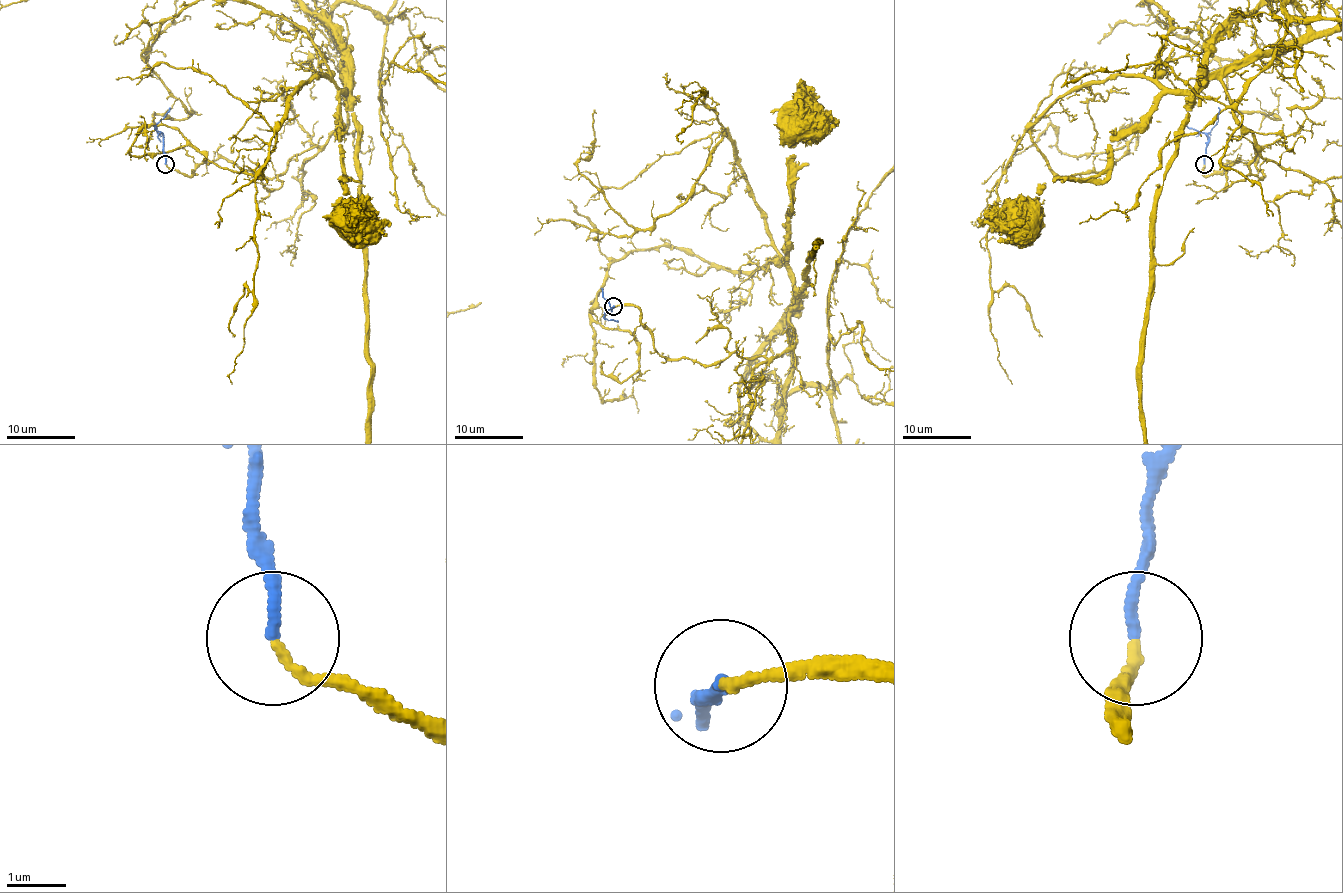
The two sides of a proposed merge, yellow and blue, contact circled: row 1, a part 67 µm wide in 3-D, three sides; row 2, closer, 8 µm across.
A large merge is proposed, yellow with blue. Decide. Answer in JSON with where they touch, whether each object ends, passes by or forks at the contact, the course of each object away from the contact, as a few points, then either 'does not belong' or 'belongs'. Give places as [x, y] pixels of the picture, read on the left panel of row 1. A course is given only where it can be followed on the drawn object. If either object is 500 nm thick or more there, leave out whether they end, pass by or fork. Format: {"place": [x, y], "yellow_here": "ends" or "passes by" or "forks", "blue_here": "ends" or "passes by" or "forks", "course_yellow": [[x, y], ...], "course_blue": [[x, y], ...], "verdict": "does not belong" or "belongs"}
{"place": [165, 164], "yellow_here": "ends", "blue_here": "ends", "course_yellow": [[166, 163], [190, 175], [217, 158], [260, 177], [283, 172], [341, 131], [341, 79], [341, 220], [357, 222]], "course_blue": [[166, 163], [162, 136], [155, 125], [169, 107]], "verdict": "belongs"}

